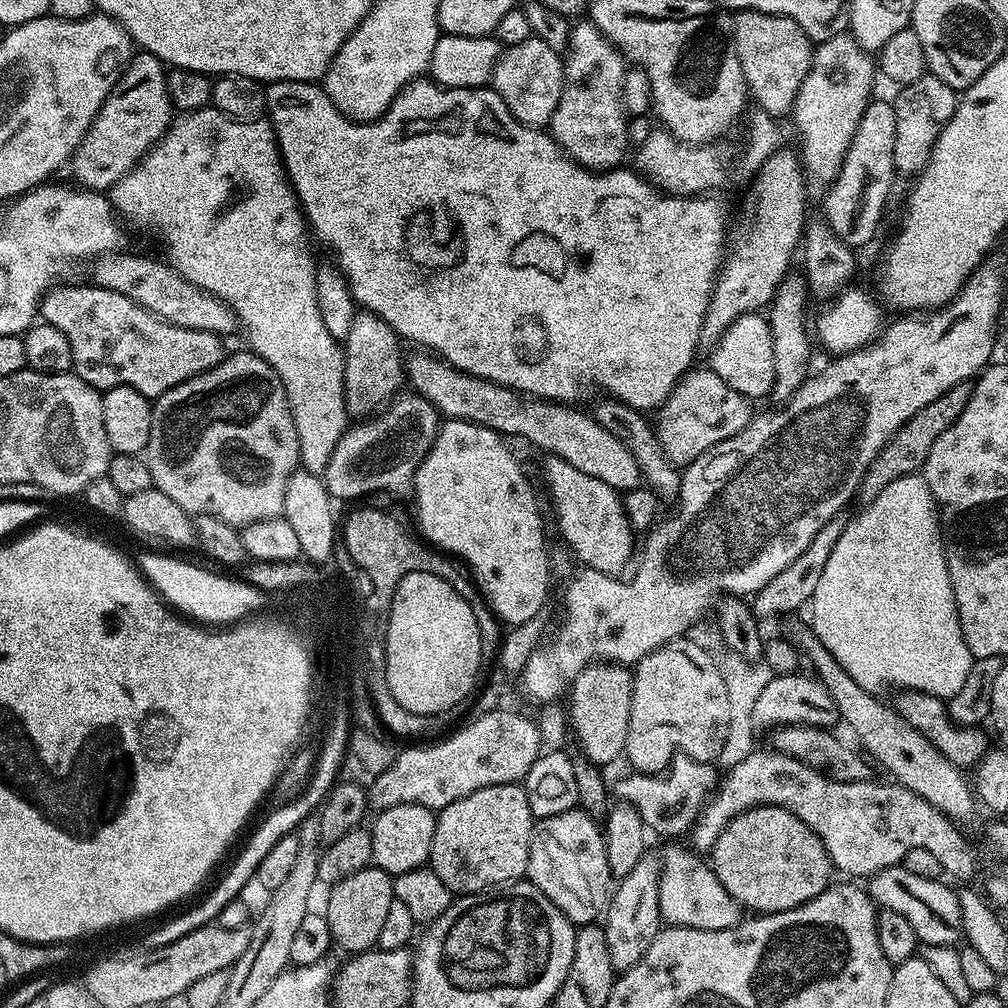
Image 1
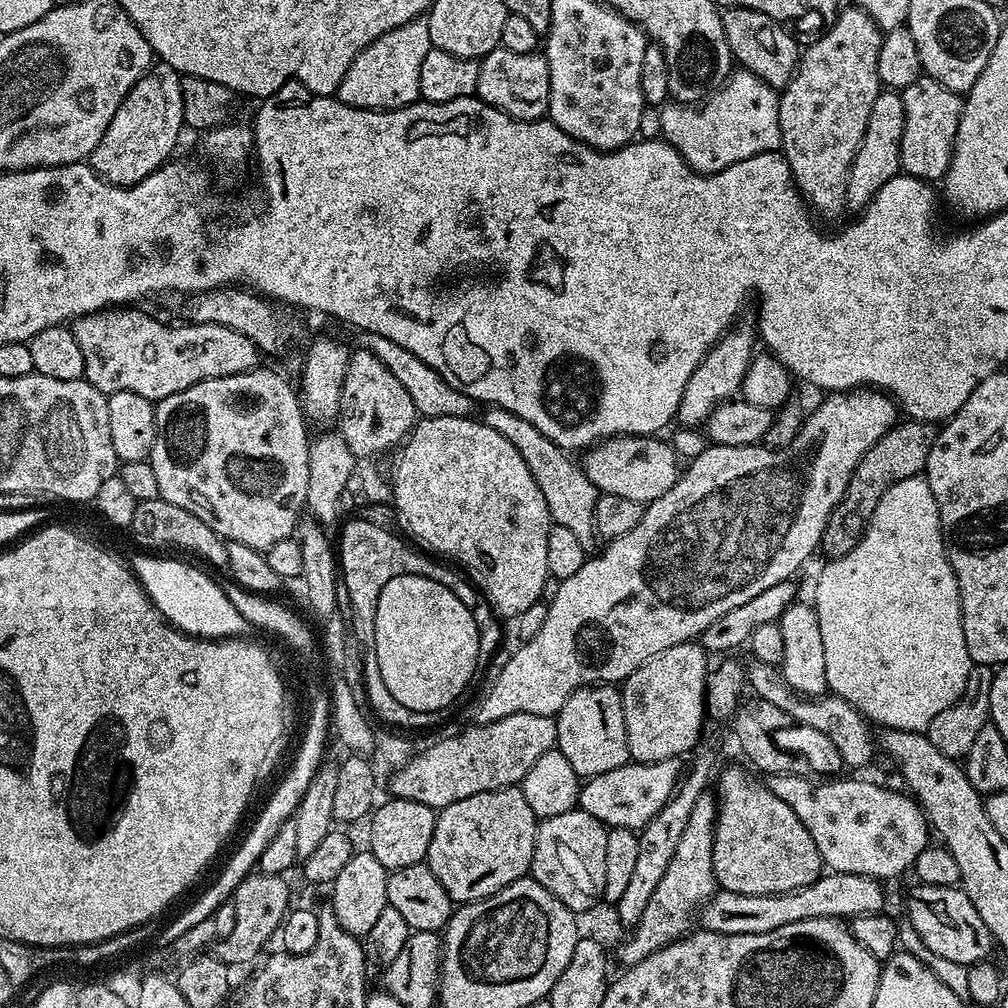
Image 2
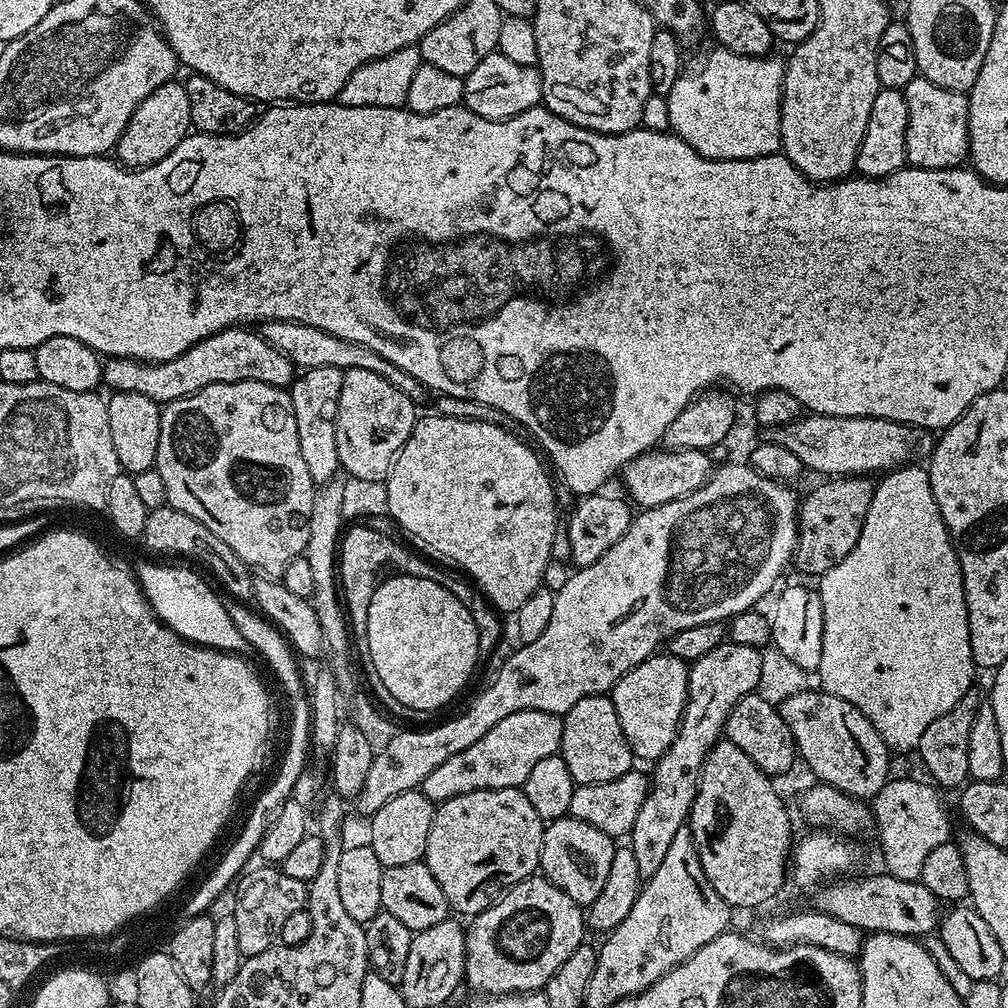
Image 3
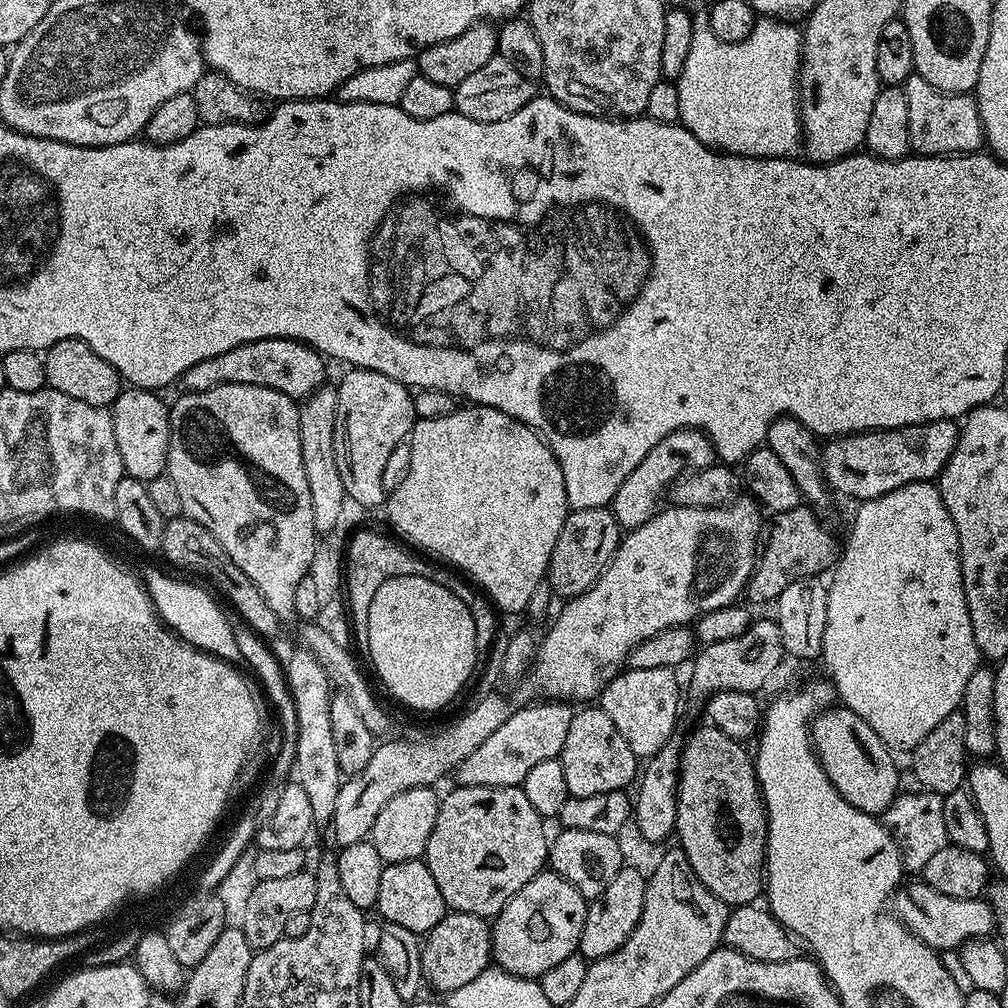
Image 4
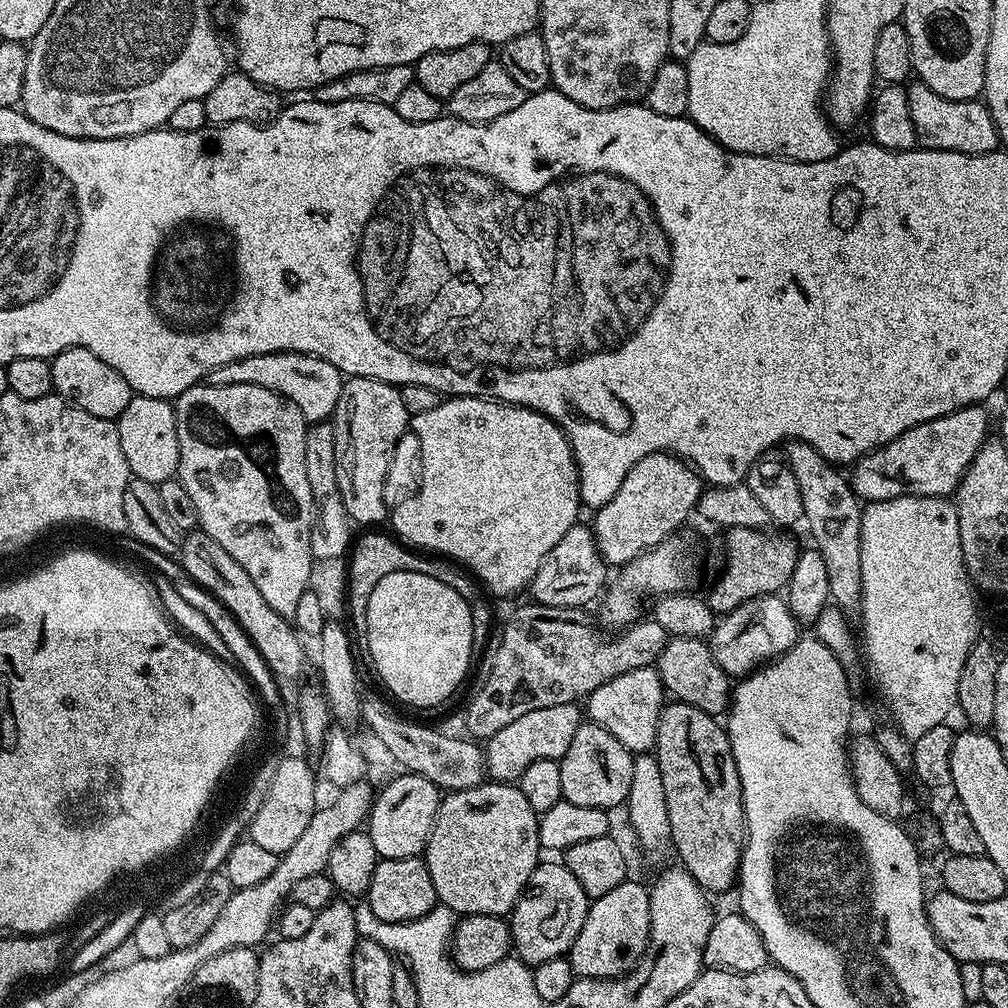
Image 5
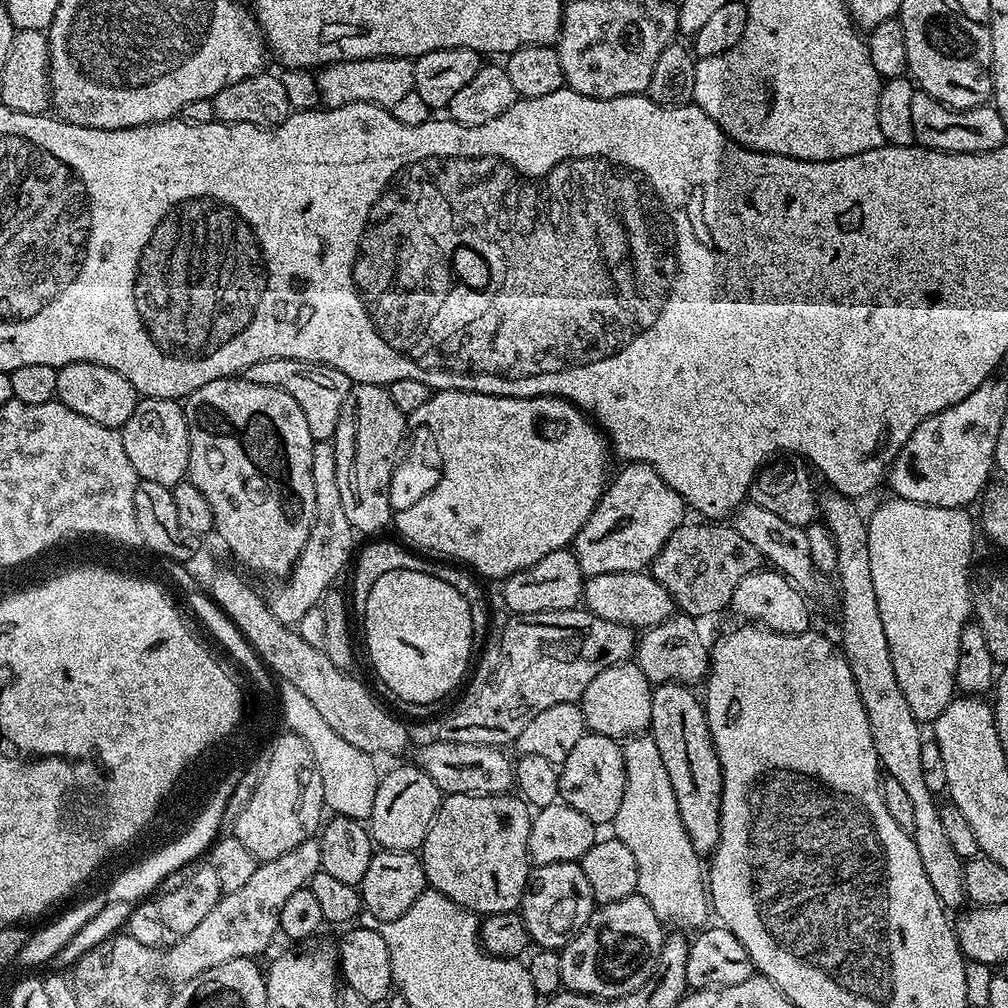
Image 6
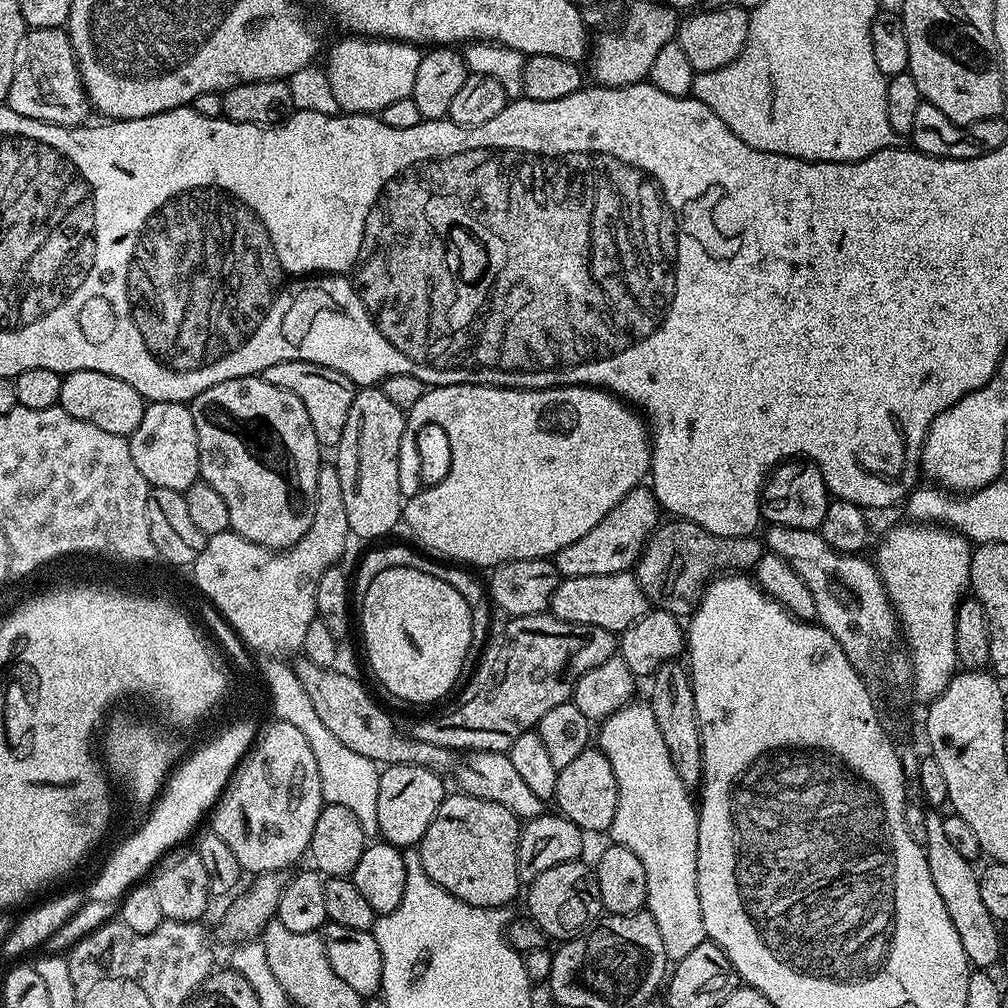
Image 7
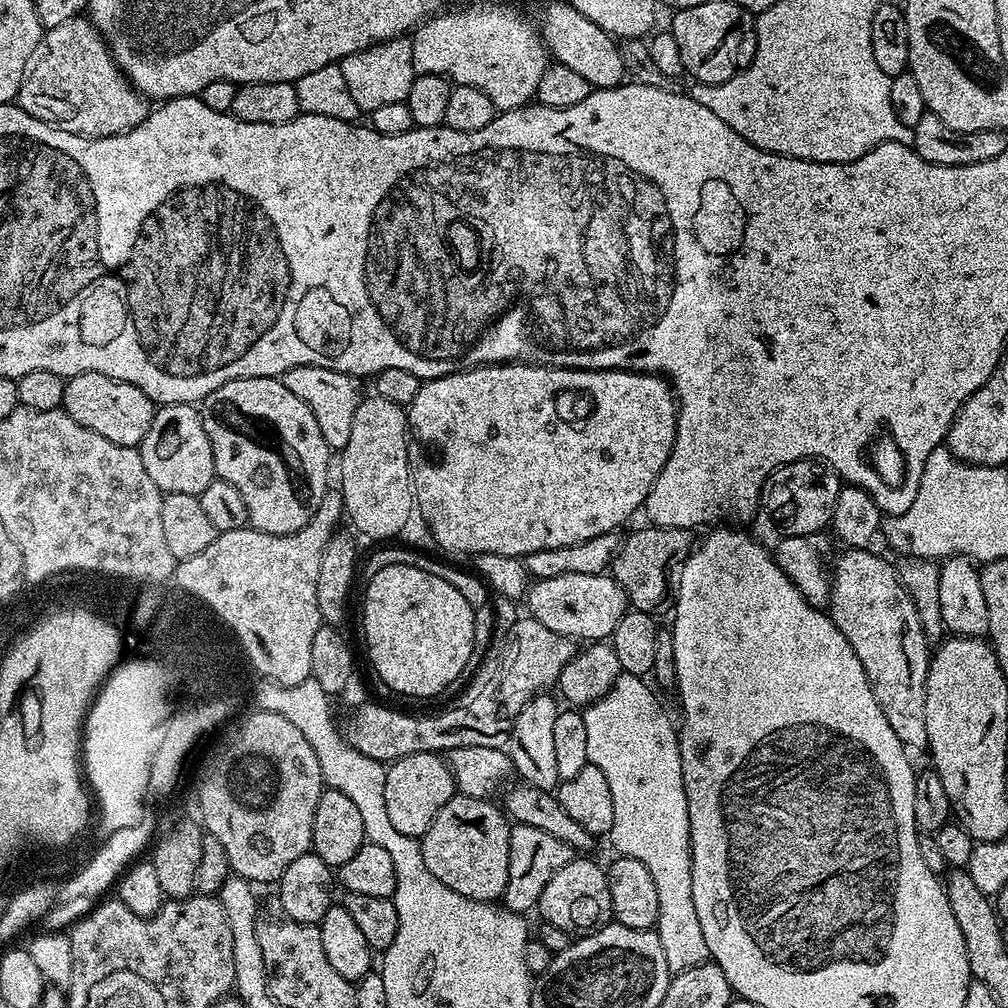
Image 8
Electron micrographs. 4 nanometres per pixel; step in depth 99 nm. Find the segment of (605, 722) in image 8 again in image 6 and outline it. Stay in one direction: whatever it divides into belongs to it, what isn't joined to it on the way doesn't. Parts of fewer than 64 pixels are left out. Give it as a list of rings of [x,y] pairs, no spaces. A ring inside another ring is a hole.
[[[641,734],[633,736],[623,745],[624,750],[624,765],[626,766],[626,790],[622,794],[622,806],[618,806],[618,814],[610,825],[611,831],[614,830],[615,839],[622,841],[626,846],[630,846],[630,854],[634,854],[634,862],[638,862],[638,886],[636,887],[638,895],[646,898],[646,902],[650,902],[651,908],[654,909],[654,914],[658,914],[661,924],[671,926],[673,929],[684,930],[680,928],[692,928],[691,930],[700,930],[709,923],[710,920],[710,897],[706,891],[706,872],[700,868],[701,853],[694,850],[694,846],[690,842],[690,834],[686,834],[686,826],[682,826],[682,814],[678,812],[678,798],[674,798],[674,786],[670,784],[670,777],[666,774],[666,768],[662,764],[661,752],[655,746],[651,735]]]

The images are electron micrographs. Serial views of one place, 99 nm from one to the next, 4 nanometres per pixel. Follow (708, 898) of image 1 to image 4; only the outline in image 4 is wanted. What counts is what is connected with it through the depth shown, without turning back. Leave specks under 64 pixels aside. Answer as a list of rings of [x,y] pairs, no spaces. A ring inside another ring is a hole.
[[[923,882],[896,889],[894,914],[922,943],[937,950],[959,949],[967,940],[991,937],[996,928],[996,914],[987,899],[950,898]]]

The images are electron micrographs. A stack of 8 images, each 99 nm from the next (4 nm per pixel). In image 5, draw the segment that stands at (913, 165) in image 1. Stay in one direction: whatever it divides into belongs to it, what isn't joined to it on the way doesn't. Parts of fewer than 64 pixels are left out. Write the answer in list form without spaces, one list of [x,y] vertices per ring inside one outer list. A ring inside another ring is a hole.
[[[919,82],[912,83],[907,85],[908,101],[910,102],[910,118],[914,121],[916,142],[919,147],[961,152],[967,156],[994,152],[1001,147],[1000,135],[994,126],[994,118],[983,99],[942,98],[934,94],[930,86]]]

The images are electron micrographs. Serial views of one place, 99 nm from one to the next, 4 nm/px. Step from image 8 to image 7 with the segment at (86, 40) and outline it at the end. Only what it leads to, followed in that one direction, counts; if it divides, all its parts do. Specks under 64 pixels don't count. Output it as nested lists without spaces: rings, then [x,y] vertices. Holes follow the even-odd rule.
[[[34,28],[25,35],[6,104],[26,118],[60,124],[64,128],[78,128],[87,121],[84,119],[88,116],[90,99],[80,77],[72,39],[64,28]]]

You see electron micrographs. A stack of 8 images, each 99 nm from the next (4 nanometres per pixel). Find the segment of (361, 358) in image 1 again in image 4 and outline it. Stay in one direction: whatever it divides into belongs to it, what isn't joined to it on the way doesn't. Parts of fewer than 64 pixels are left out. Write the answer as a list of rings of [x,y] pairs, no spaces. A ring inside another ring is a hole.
[[[349,367],[347,371],[335,385],[338,414],[334,422],[334,458],[338,458],[345,497],[375,510],[386,500],[384,471],[396,447],[409,439],[418,417],[412,405],[413,393],[405,385],[374,370]]]

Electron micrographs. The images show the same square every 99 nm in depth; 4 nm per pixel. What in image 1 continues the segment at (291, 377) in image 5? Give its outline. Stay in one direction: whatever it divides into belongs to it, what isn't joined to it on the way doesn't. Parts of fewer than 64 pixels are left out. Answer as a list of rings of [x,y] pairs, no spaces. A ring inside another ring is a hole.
[[[64,282],[44,293],[39,319],[58,326],[70,342],[76,375],[97,390],[126,386],[155,398],[166,390],[218,366],[226,355],[225,341],[202,330],[186,330],[159,320],[130,298],[91,283]]]

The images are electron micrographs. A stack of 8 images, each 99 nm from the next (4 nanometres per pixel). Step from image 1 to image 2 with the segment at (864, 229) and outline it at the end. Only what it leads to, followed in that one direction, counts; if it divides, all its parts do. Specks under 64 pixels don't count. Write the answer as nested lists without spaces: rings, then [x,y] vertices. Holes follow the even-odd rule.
[[[881,90],[874,98],[874,107],[870,109],[870,118],[866,122],[866,134],[856,151],[856,161],[852,164],[848,179],[848,204],[863,210],[868,203],[890,182],[890,178],[901,175],[900,151],[902,150],[902,126],[906,122],[904,98],[899,91]]]

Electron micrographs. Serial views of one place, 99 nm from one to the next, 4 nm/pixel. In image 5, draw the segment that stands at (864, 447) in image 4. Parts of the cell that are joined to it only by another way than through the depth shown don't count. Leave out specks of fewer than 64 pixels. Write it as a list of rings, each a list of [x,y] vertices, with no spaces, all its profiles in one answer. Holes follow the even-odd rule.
[[[984,406],[960,408],[942,418],[922,422],[851,465],[852,489],[864,502],[903,496],[951,497],[970,462],[974,462],[974,454],[978,454],[989,436],[988,412]]]

